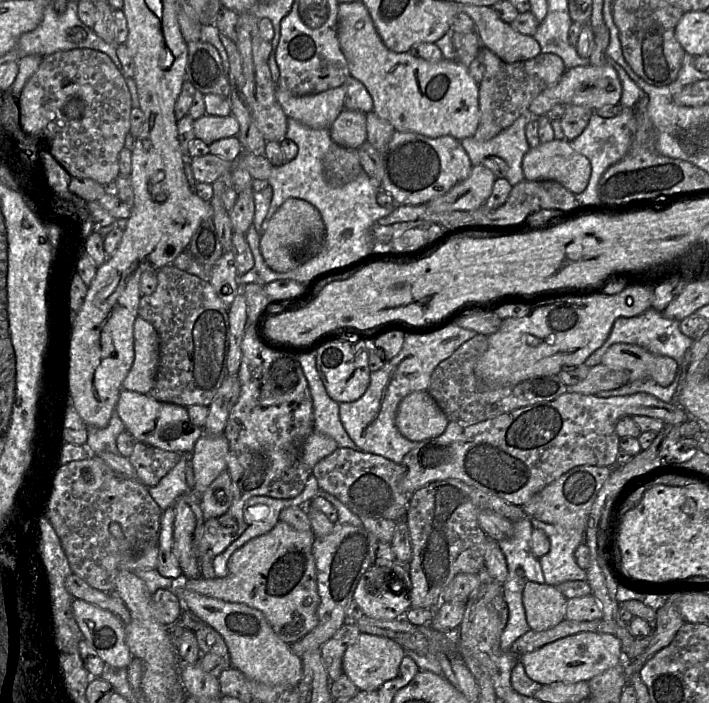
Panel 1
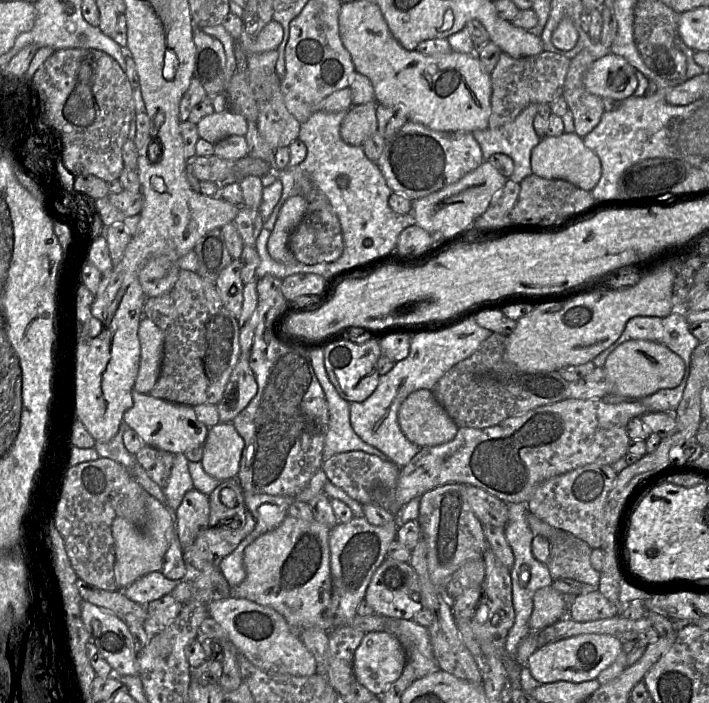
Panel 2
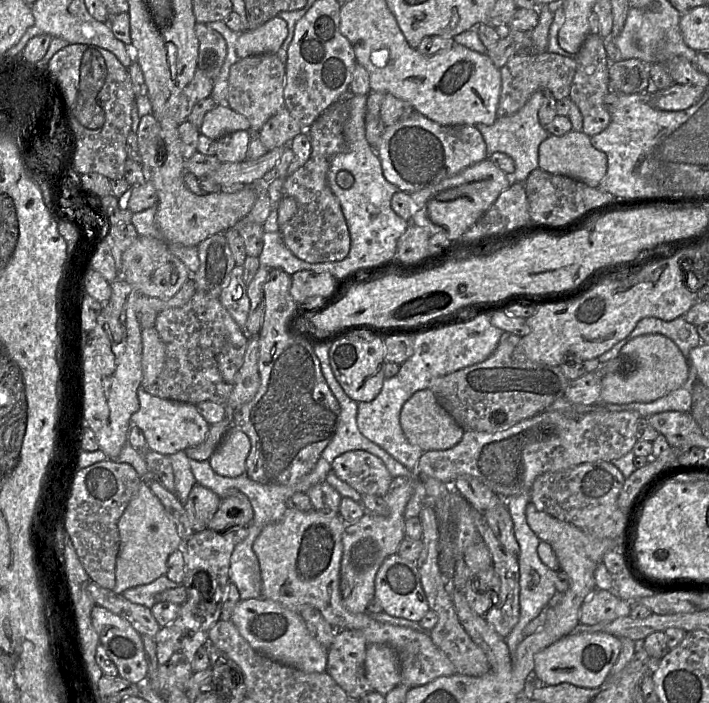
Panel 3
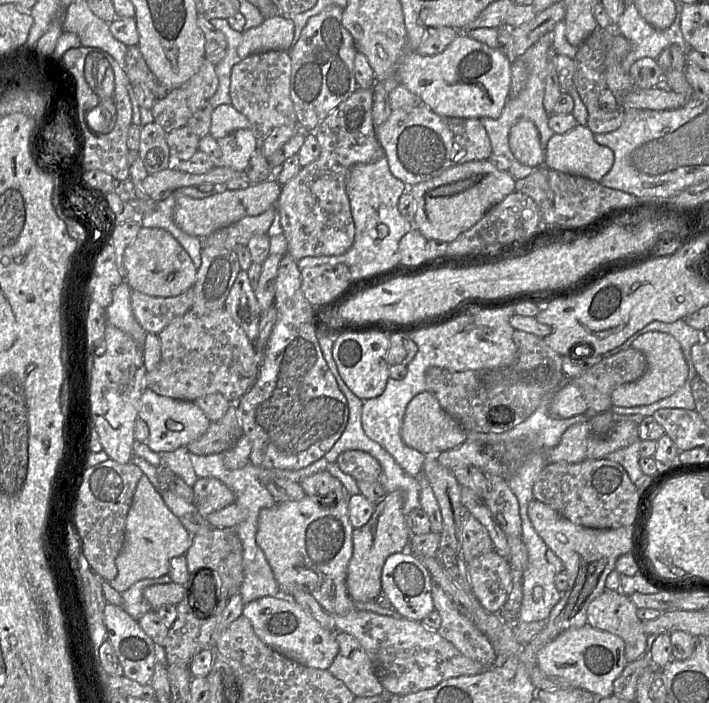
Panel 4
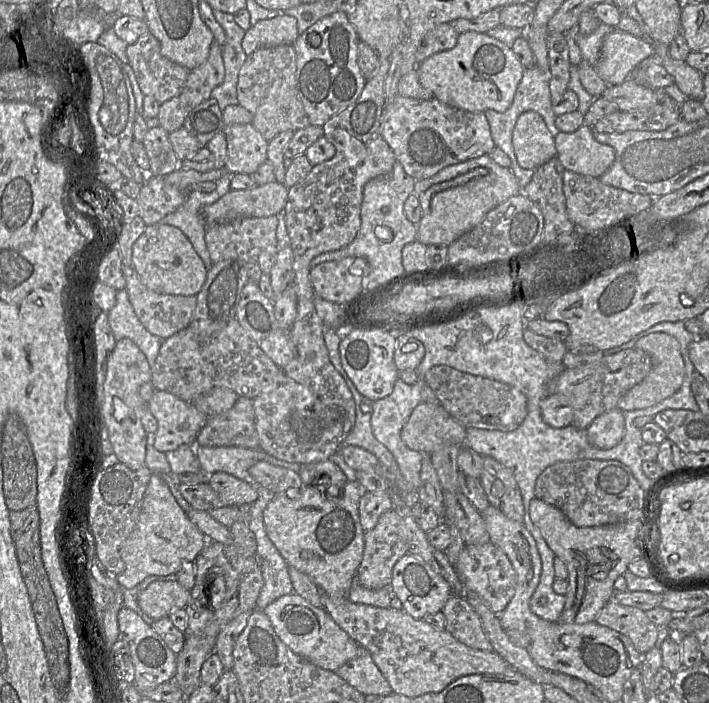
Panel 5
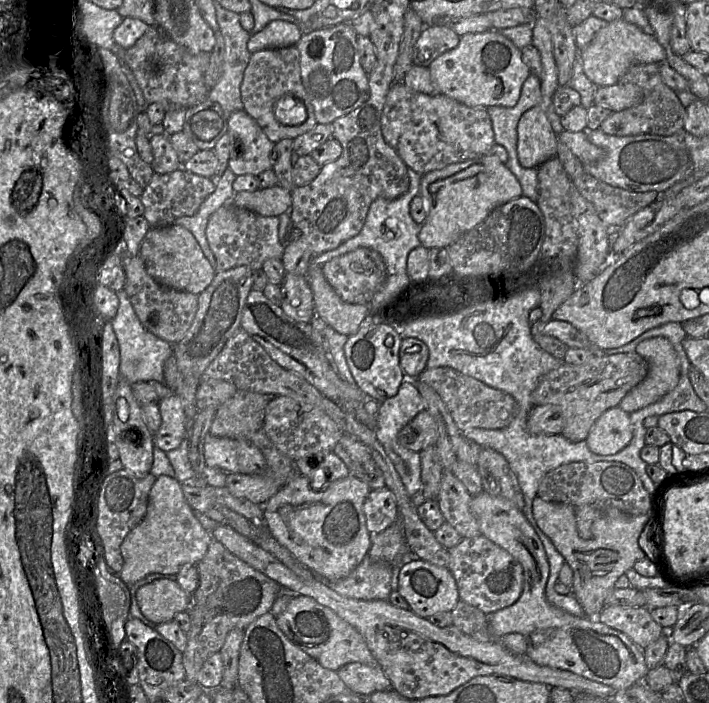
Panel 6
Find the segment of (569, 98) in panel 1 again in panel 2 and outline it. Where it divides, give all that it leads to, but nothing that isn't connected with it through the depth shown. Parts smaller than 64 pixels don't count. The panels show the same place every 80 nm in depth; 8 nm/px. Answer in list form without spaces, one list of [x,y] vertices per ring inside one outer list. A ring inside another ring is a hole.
[[[608,53],[589,67],[583,83],[591,94],[621,101],[634,95],[639,81],[636,69],[625,58]]]

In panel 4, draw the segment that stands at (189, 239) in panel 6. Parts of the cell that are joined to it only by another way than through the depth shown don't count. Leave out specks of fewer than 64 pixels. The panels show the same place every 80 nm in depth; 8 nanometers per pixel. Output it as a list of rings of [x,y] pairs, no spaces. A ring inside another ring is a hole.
[[[141,227],[124,252],[126,282],[132,290],[154,297],[175,297],[193,287],[197,268],[180,243],[168,231]]]

